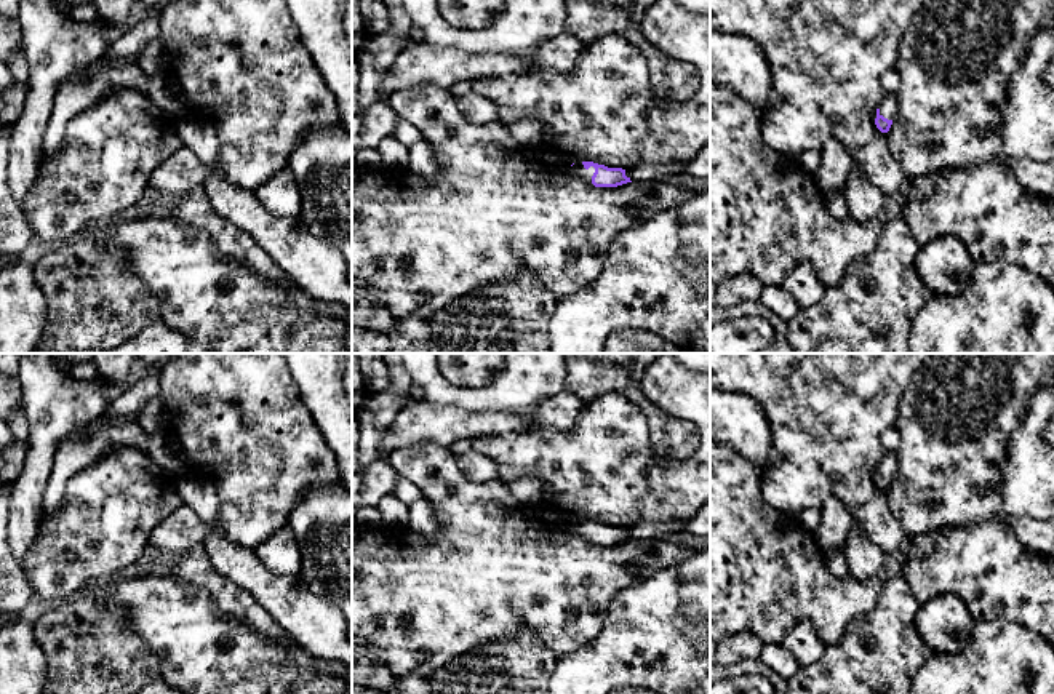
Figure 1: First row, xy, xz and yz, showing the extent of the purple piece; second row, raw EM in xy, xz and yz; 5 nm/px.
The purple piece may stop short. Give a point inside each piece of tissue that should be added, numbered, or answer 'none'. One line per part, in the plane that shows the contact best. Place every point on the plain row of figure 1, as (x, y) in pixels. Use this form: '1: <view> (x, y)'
1: xz (578, 526)

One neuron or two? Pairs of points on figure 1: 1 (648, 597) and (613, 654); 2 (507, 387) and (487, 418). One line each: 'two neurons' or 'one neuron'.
1: one neuron
2: two neurons

